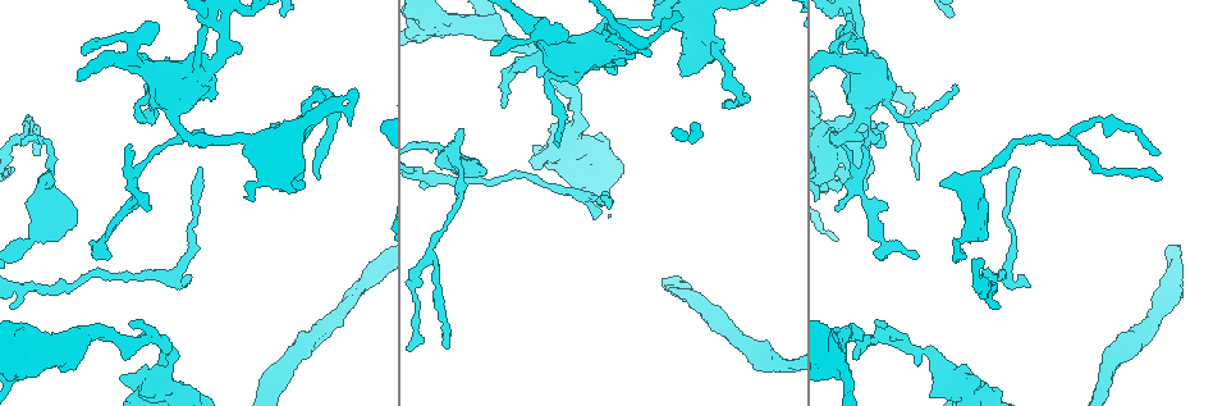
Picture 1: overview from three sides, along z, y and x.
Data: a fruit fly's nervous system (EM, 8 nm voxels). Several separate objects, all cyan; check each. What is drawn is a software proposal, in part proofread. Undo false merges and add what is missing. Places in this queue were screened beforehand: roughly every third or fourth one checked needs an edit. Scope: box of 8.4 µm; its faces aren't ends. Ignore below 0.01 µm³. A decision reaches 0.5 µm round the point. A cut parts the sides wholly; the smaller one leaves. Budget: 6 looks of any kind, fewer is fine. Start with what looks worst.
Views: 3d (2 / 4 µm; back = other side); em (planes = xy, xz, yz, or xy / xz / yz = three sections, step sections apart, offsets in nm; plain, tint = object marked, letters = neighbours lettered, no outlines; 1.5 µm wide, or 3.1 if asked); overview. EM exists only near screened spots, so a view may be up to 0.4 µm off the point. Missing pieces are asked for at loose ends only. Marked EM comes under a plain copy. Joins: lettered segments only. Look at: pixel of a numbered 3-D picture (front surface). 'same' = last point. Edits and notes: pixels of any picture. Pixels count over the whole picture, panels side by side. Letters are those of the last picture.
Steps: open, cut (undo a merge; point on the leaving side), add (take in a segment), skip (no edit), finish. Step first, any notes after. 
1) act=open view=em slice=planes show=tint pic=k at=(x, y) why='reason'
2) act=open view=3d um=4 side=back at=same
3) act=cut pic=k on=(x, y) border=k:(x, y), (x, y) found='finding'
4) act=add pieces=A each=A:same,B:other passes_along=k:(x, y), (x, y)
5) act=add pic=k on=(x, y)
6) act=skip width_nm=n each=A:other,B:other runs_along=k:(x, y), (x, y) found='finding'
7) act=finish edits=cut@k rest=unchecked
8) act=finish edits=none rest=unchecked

act=open view=3d um=2 pic=1 at=(50, 181) why='thick end'

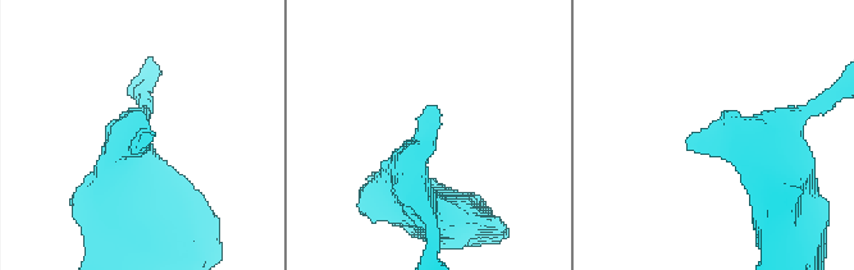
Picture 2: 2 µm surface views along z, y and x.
act=open view=em slice=yz step=8 show=tint pic=2 at=(146, 136) why='shape alone is not enough'

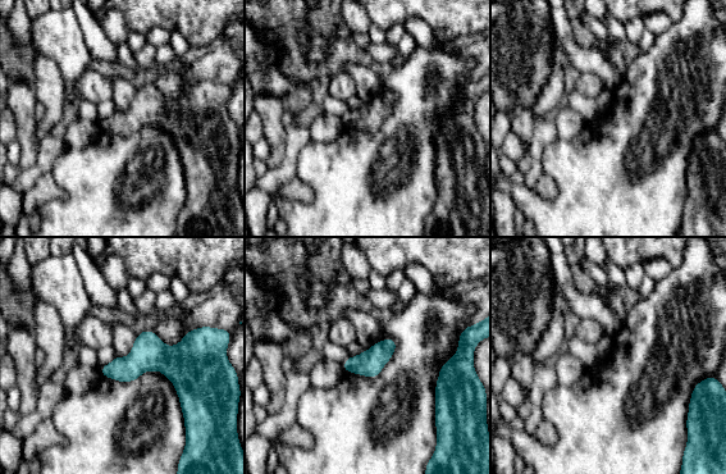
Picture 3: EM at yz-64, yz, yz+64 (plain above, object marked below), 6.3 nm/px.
act=open view=em slice=planes show=letters at=same why='another direction'

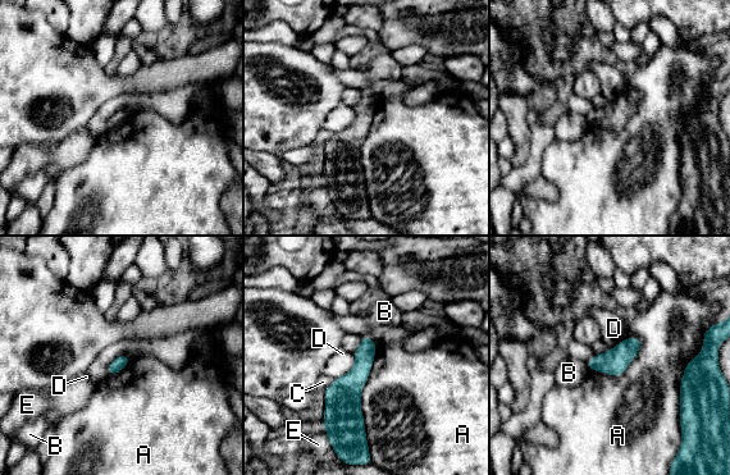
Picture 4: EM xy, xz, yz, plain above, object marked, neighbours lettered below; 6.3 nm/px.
act=skip each=A:other,B:other,C:other,D:other,E:other runs_along=4:(366, 339), (351, 384), (360, 435) found='no lettered segment goes on from it'

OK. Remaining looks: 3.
act=open view=em slice=planes show=letters pic=1 at=(842, 183) why='branch stops here'

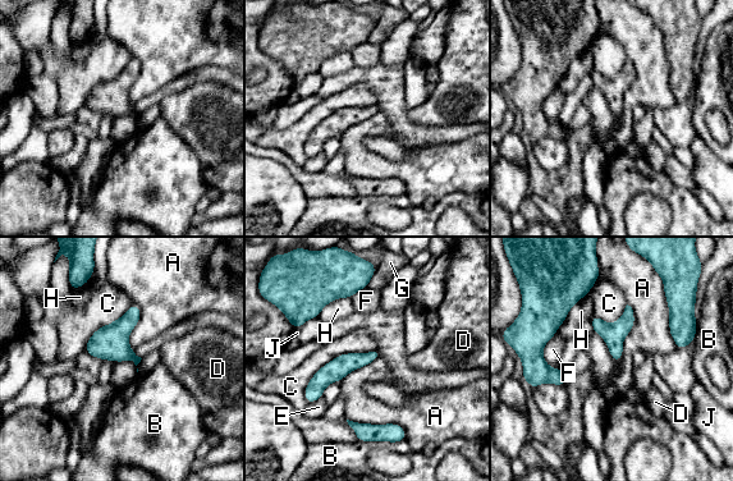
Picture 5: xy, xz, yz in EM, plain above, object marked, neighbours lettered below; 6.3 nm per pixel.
act=skip each=A:other,B:other,C:other,D:other,E:other,F:other,G:other,H:other,J:other runs_along=5:(376, 353), (343, 363), (308, 398) found='none of them fits'

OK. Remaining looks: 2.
act=finish edits=none rest=unchecked

